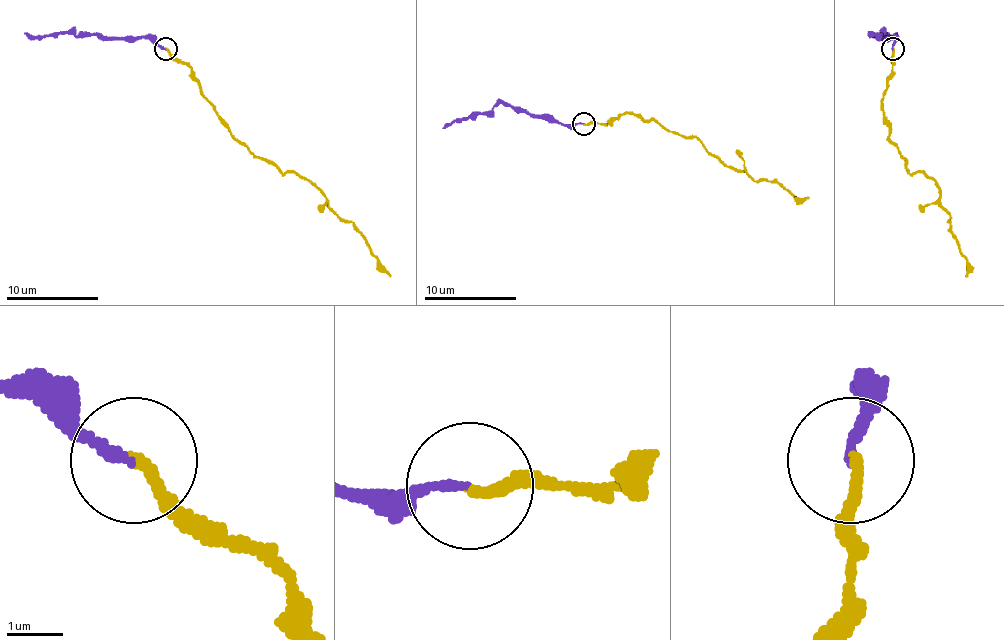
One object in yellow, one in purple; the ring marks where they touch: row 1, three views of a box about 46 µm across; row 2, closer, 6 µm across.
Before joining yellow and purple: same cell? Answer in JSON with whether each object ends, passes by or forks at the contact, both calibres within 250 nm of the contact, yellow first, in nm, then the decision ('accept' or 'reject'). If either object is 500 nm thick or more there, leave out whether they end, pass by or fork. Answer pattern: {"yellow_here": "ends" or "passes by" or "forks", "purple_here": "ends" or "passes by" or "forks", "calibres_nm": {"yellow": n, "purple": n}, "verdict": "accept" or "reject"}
{"yellow_here": "ends", "purple_here": "ends", "calibres_nm": {"yellow": 200, "purple": 160}, "verdict": "reject"}

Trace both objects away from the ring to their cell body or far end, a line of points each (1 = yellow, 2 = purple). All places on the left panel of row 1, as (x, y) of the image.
1: (166, 48), (191, 69), (235, 138), (318, 189), (390, 277)
2: (166, 48), (143, 36), (71, 32), (36, 36), (25, 32)

